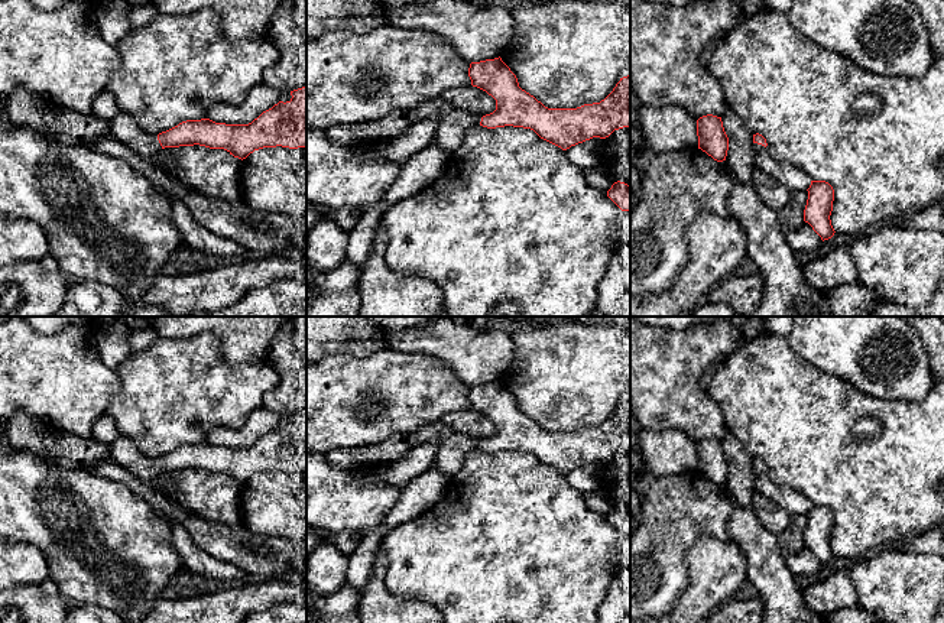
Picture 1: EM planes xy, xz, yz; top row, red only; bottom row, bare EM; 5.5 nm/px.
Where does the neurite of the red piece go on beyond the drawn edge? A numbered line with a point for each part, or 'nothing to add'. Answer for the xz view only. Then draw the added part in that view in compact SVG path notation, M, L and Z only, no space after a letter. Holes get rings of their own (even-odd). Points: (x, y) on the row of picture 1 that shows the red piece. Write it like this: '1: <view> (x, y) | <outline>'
1: xz (453, 123) | M445 107L438 119L435 143L448 155L455 152L468 127L480 124L483 116L474 116L461 110Z

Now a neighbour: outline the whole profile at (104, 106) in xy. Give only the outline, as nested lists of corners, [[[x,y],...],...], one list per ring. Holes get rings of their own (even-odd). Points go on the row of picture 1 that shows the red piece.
[[[104,90],[95,97],[91,111],[98,117],[111,121],[120,110],[116,100]]]

